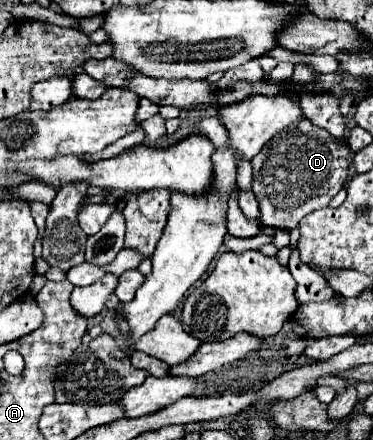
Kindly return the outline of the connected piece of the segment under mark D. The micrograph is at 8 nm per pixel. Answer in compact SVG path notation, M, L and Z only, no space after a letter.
M301 119L295 127L273 135L269 143L253 157L253 183L251 189L259 201L261 223L275 229L295 229L299 221L315 209L327 207L329 201L343 189L349 171L349 149L343 141Z

